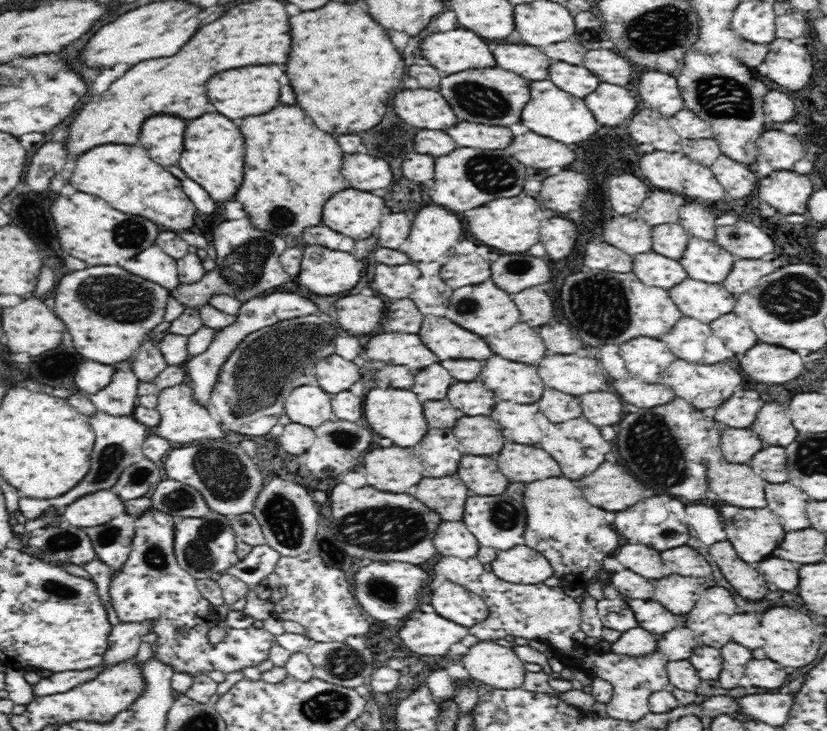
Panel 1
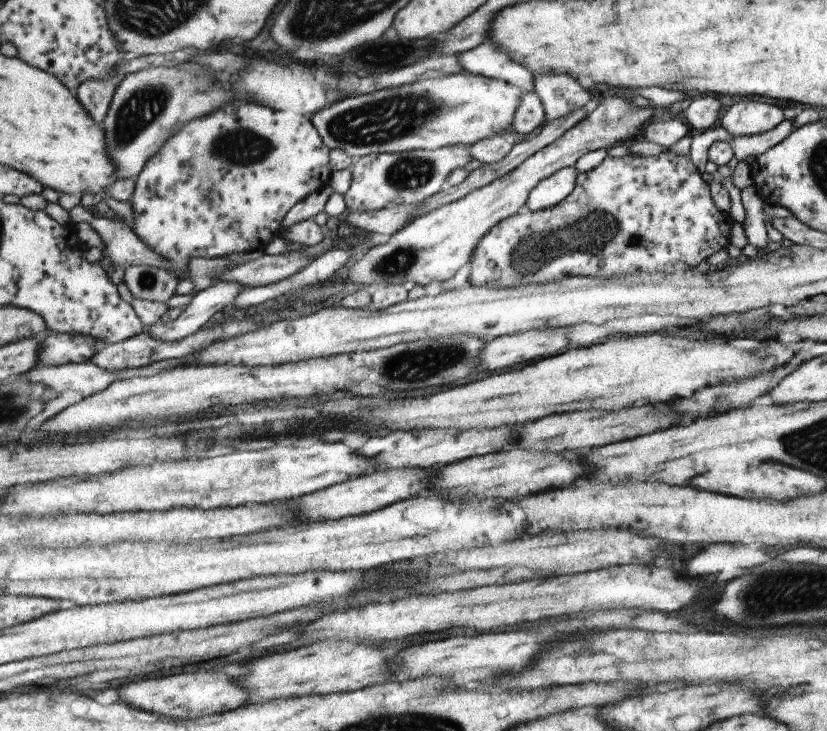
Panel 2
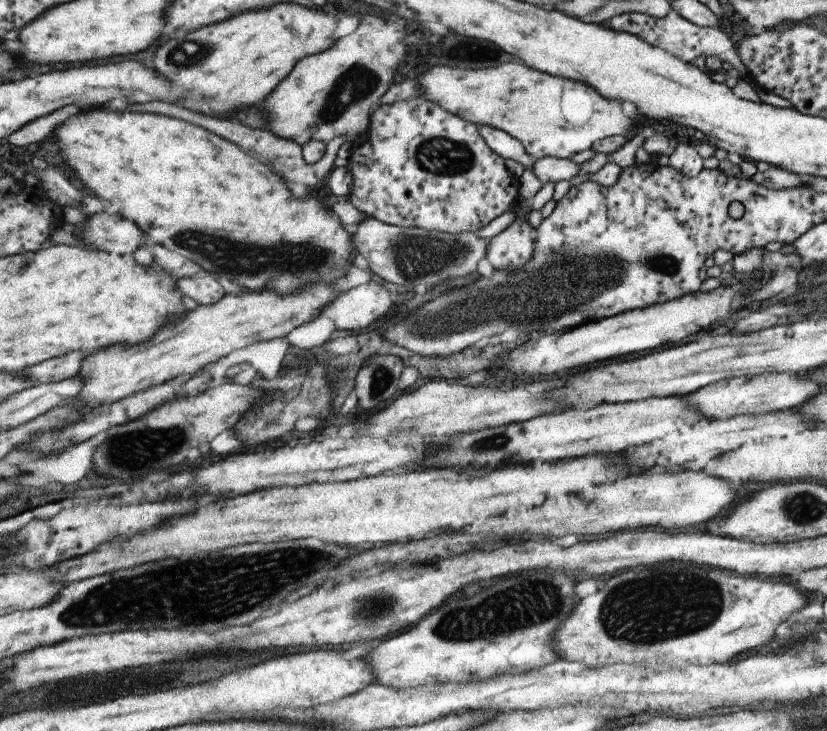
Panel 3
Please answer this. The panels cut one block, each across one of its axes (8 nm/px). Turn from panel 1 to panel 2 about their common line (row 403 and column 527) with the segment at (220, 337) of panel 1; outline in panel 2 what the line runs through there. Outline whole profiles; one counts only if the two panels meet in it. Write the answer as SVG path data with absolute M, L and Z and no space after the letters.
M565 167L550 174L529 192L524 209L536 211L557 205L573 190L576 176L573 167Z

